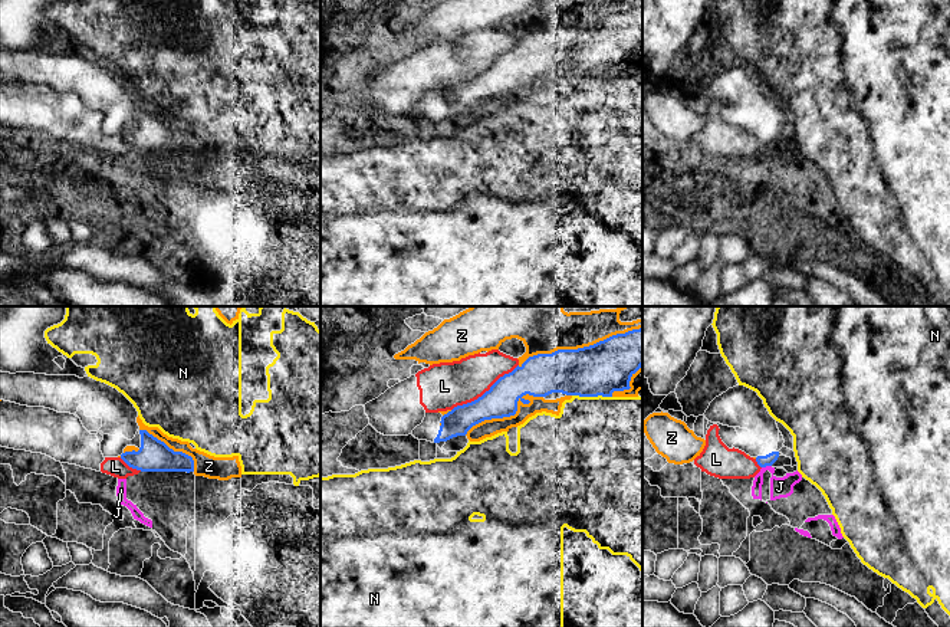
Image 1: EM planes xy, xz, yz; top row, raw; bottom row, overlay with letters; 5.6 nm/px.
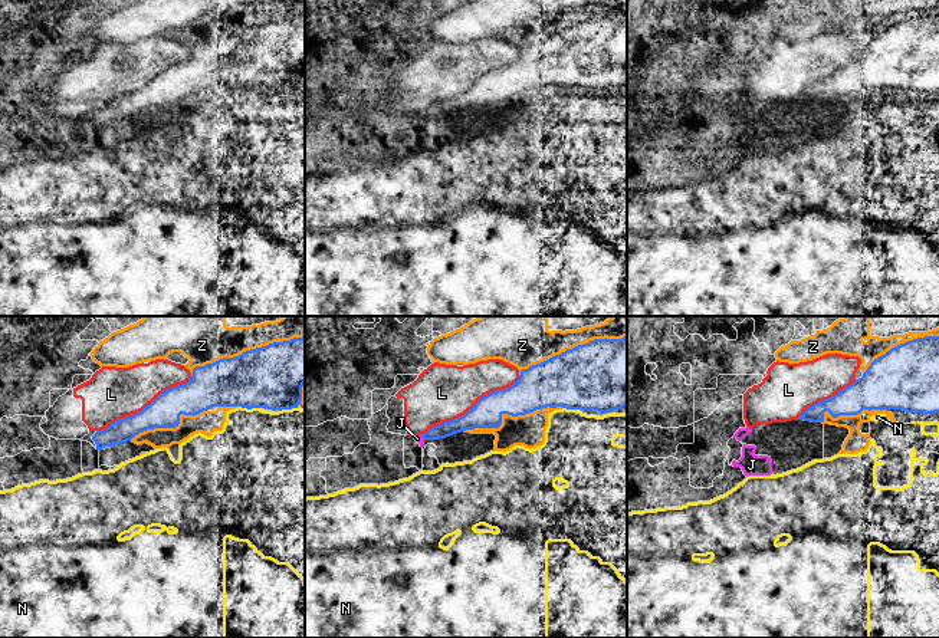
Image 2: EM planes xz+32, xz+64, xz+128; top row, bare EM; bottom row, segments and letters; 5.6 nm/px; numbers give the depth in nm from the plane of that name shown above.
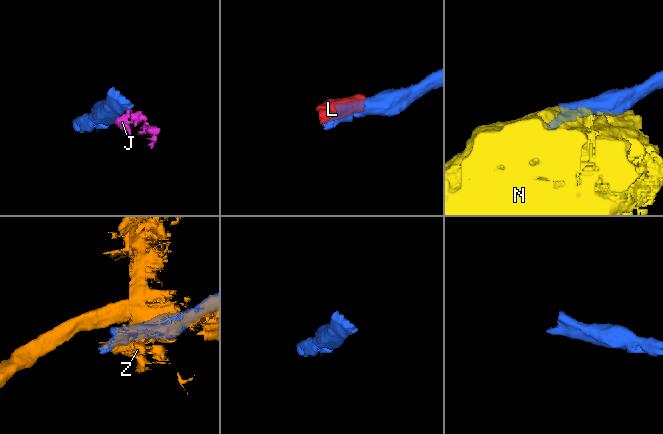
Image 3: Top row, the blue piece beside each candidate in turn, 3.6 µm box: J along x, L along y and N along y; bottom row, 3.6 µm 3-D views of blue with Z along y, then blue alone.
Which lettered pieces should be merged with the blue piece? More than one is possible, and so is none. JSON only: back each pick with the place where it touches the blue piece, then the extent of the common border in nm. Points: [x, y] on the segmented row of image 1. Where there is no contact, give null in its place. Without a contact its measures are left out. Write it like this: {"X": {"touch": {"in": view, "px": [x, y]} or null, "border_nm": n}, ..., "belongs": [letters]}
{"belongs": []}

